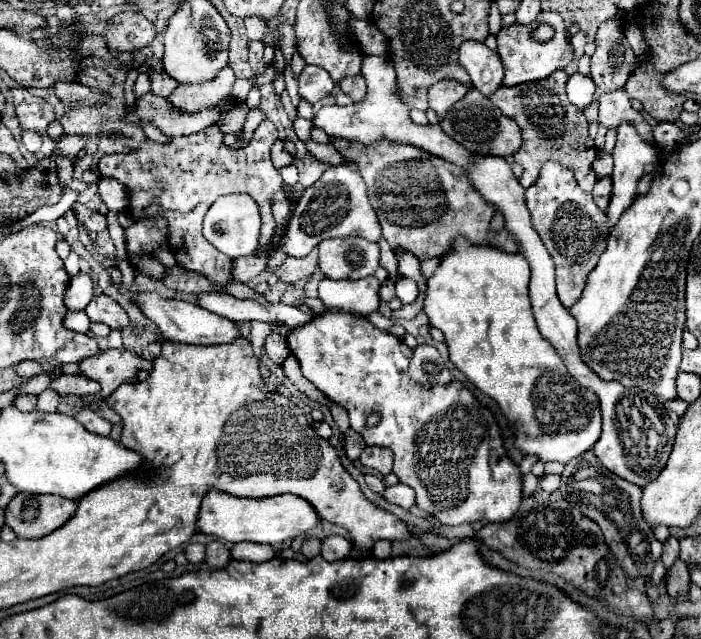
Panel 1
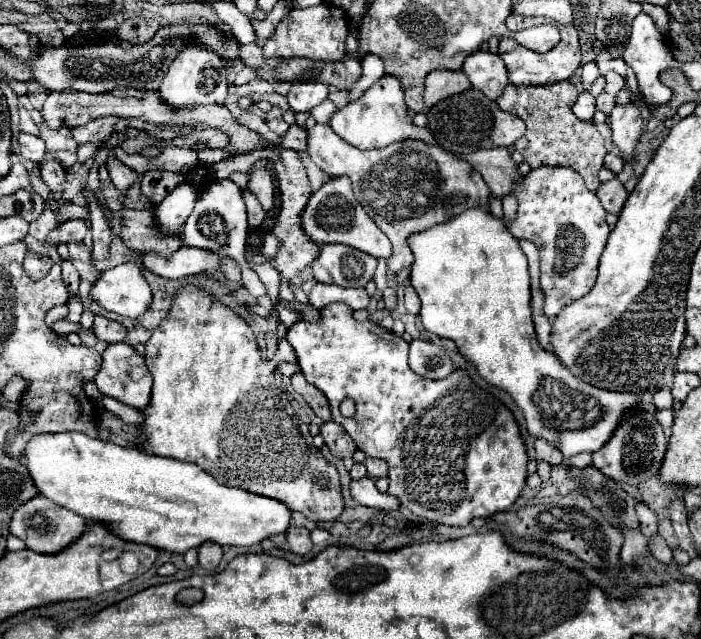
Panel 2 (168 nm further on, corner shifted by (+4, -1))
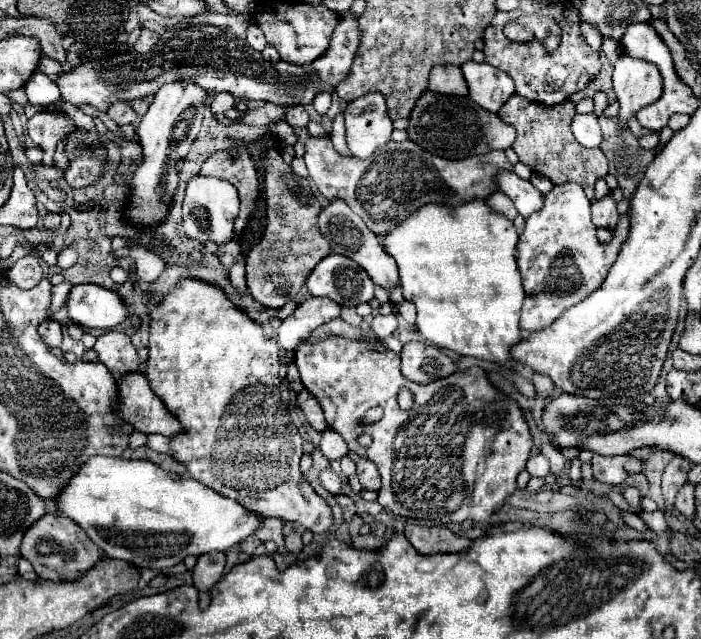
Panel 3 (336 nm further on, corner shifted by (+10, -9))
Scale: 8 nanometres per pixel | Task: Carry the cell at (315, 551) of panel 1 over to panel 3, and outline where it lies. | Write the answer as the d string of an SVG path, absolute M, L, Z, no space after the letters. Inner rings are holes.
M290 532L286 536L286 550L290 554L300 554L302 548L304 548L304 544L302 544L302 538L300 538L300 532Z

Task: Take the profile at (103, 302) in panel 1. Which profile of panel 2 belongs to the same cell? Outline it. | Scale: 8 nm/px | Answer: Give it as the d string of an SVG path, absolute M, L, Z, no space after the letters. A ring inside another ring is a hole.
M96 316L92 330L94 330L96 338L106 344L118 344L118 342L124 342L124 338L126 338L126 328L120 322L114 322L114 320L108 320L102 316Z

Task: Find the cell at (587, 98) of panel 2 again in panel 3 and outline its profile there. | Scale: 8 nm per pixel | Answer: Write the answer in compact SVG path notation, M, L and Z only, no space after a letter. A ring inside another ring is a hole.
M576 114L572 120L572 132L574 138L586 148L596 148L602 142L602 132L596 114Z

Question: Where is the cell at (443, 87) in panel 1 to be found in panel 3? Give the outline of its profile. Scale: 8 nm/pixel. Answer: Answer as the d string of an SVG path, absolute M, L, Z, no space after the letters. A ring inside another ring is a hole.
M434 66L428 80L428 90L436 94L456 94L468 96L466 80L458 66Z

